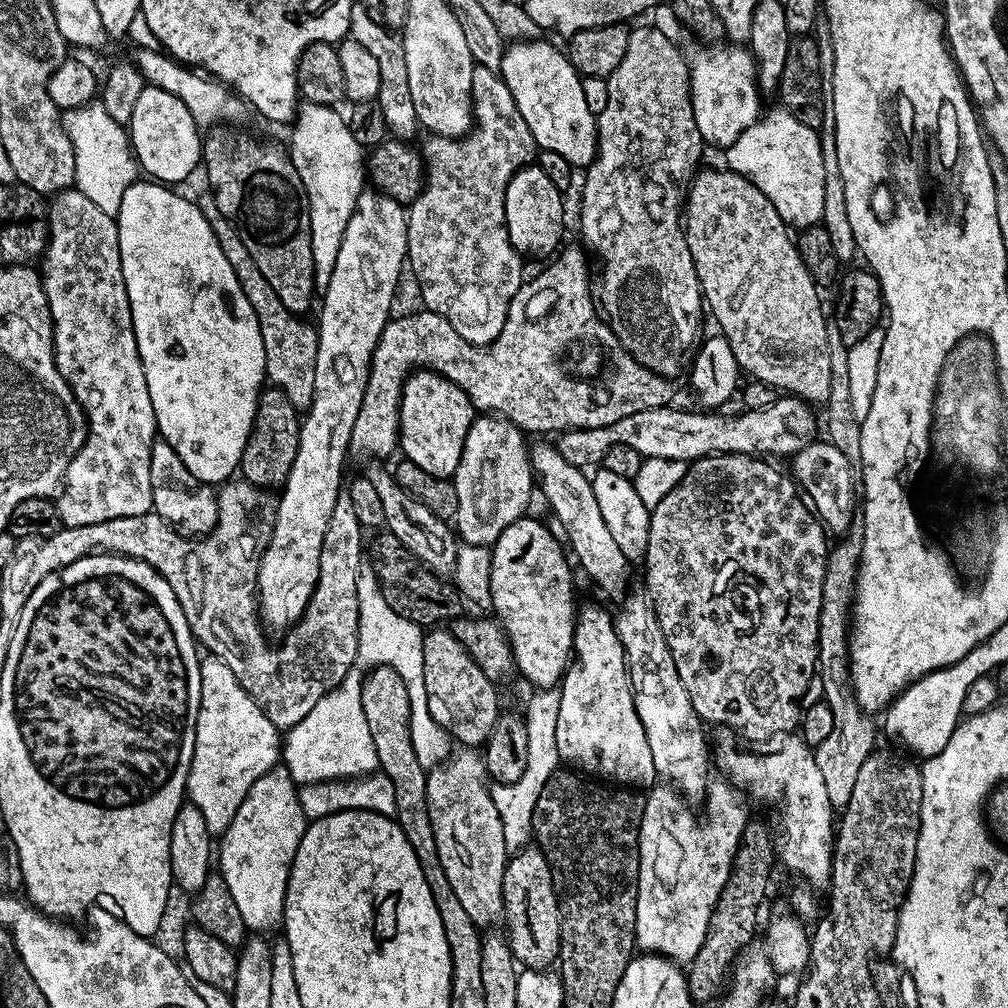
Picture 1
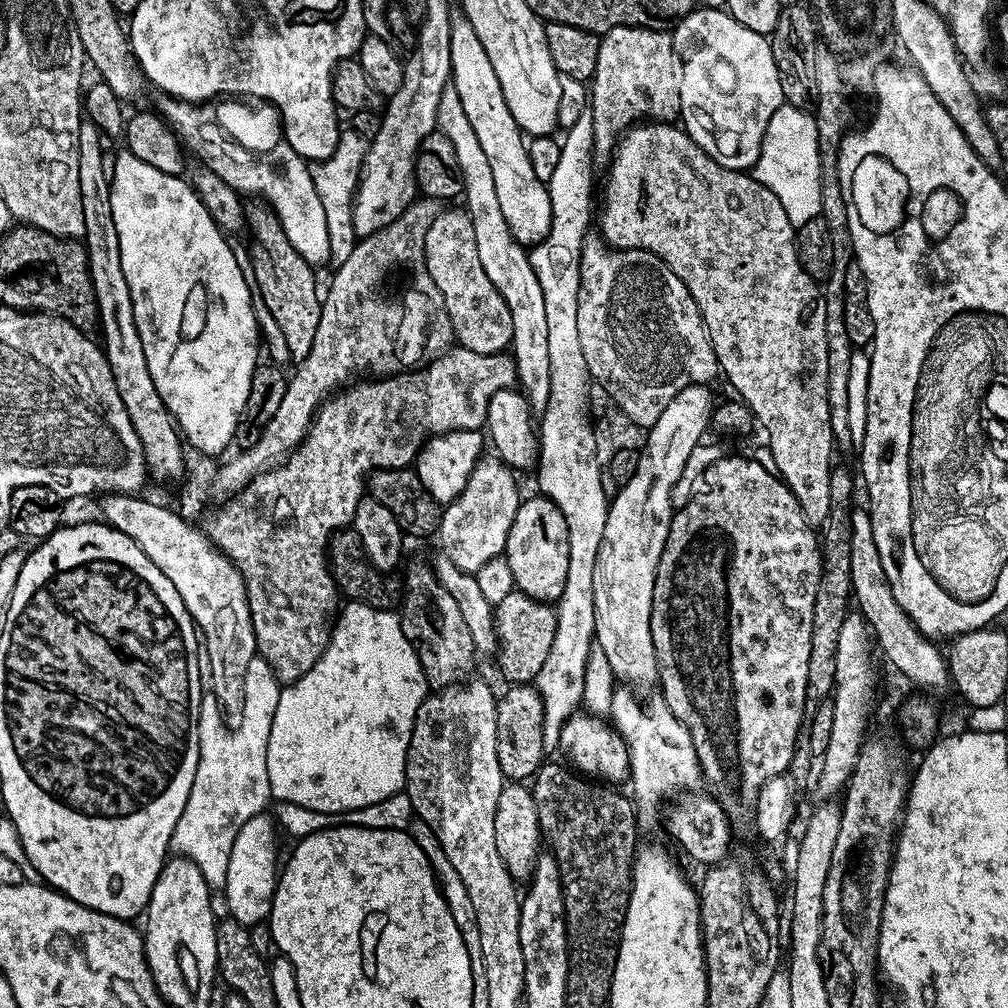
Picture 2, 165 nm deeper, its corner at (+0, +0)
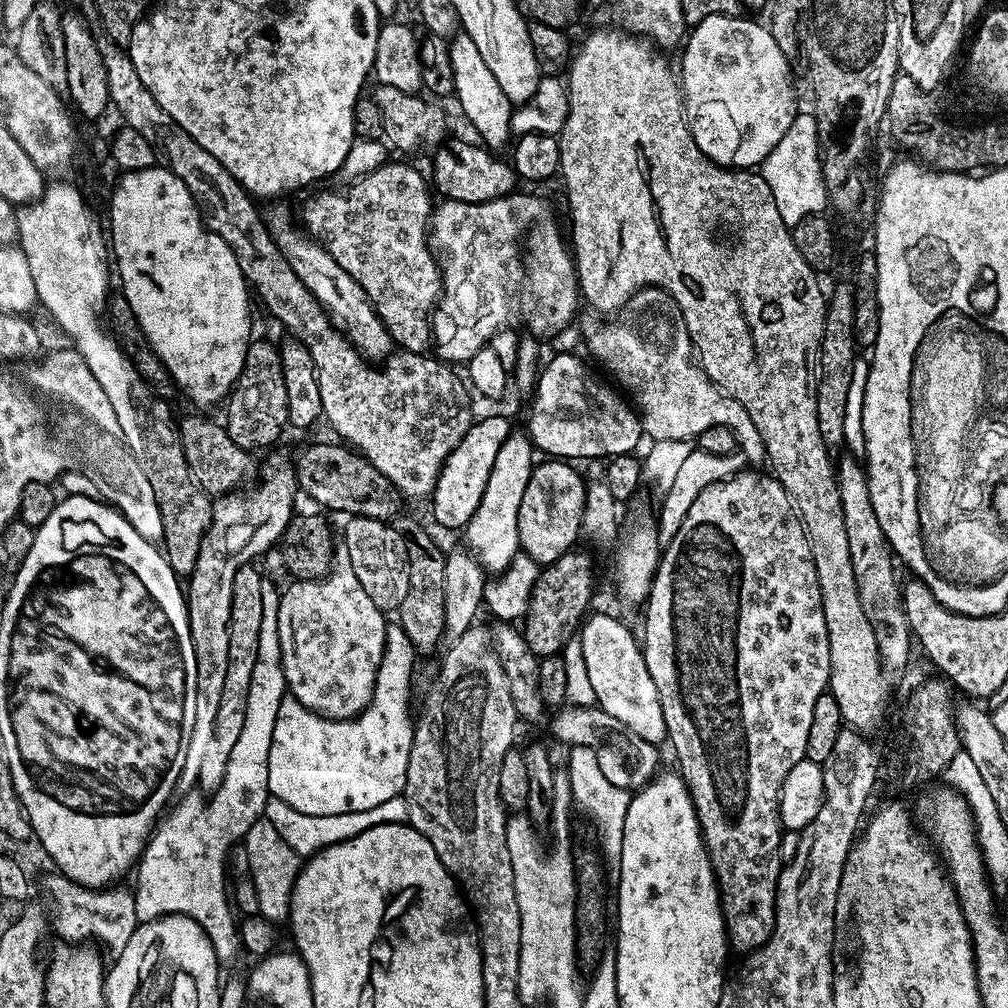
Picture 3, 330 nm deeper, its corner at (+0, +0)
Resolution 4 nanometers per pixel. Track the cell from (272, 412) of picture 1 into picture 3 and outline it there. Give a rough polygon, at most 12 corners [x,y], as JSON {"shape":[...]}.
{"shape":[[253,339],[228,436],[268,448],[289,427],[280,349]]}

